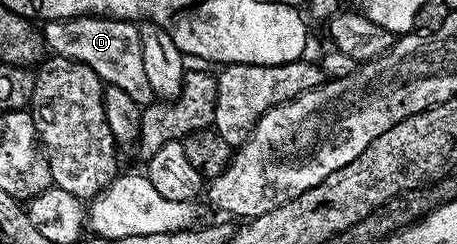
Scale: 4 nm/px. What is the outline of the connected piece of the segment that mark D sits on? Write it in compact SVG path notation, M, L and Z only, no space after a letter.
M98 16L59 18L56 22L47 22L42 31L46 49L54 57L71 58L93 68L103 83L121 88L140 108L151 105L155 94L144 71L141 36L134 21Z

